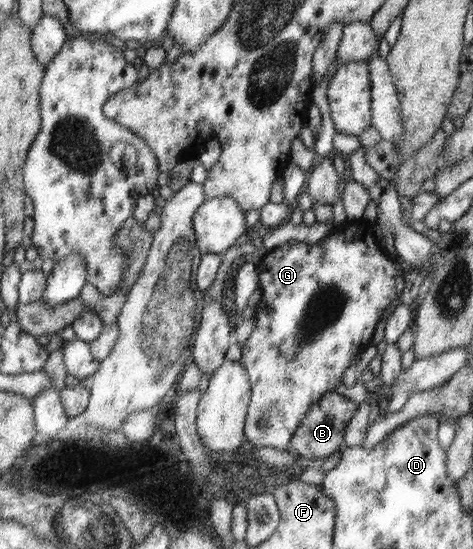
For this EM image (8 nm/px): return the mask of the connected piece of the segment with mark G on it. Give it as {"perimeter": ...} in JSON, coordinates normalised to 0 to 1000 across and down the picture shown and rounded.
{"perimeter":[[[734,401],[666,444],[605,443],[577,450],[543,477],[552,545],[539,557],[539,597],[510,627],[507,654],[533,696],[516,789],[535,818],[573,814],[603,821],[660,736],[708,710],[729,670],[780,630],[801,587],[797,557],[801,568],[814,565],[852,528],[852,506],[844,506],[844,495],[831,495],[831,477],[805,455],[793,455],[780,423],[784,415],[772,415],[765,403]]]}

